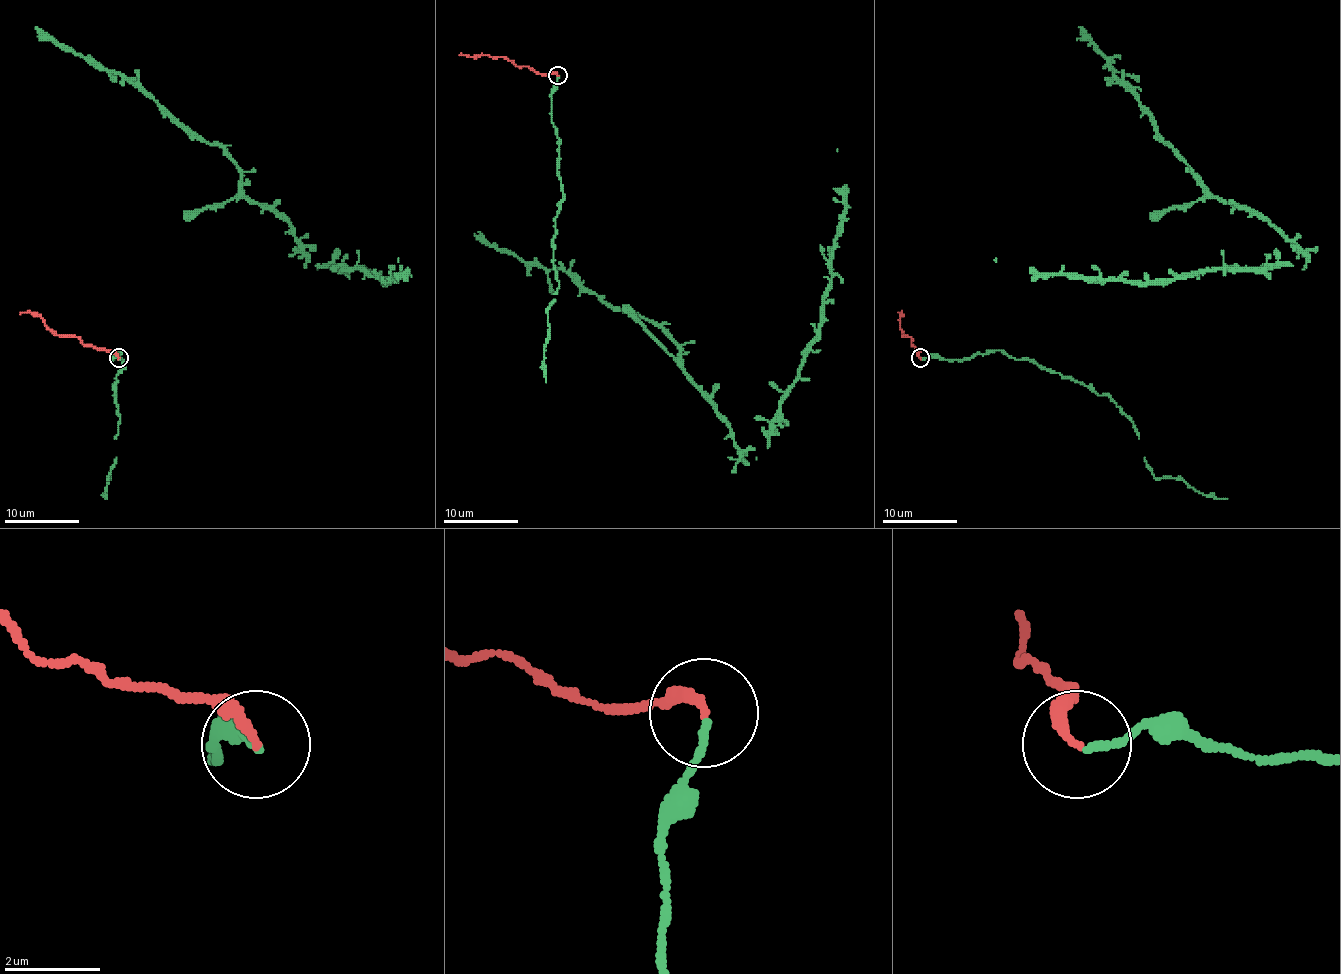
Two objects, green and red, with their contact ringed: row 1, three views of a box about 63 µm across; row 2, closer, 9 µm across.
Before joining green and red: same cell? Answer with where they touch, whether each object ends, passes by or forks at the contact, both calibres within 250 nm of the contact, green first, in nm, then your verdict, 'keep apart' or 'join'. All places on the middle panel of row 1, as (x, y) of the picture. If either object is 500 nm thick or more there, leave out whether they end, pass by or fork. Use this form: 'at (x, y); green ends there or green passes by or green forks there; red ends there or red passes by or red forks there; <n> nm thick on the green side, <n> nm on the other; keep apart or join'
at (557, 75); green ends there; red ends there; 140 nm thick on the green side, 200 nm on the other; join

